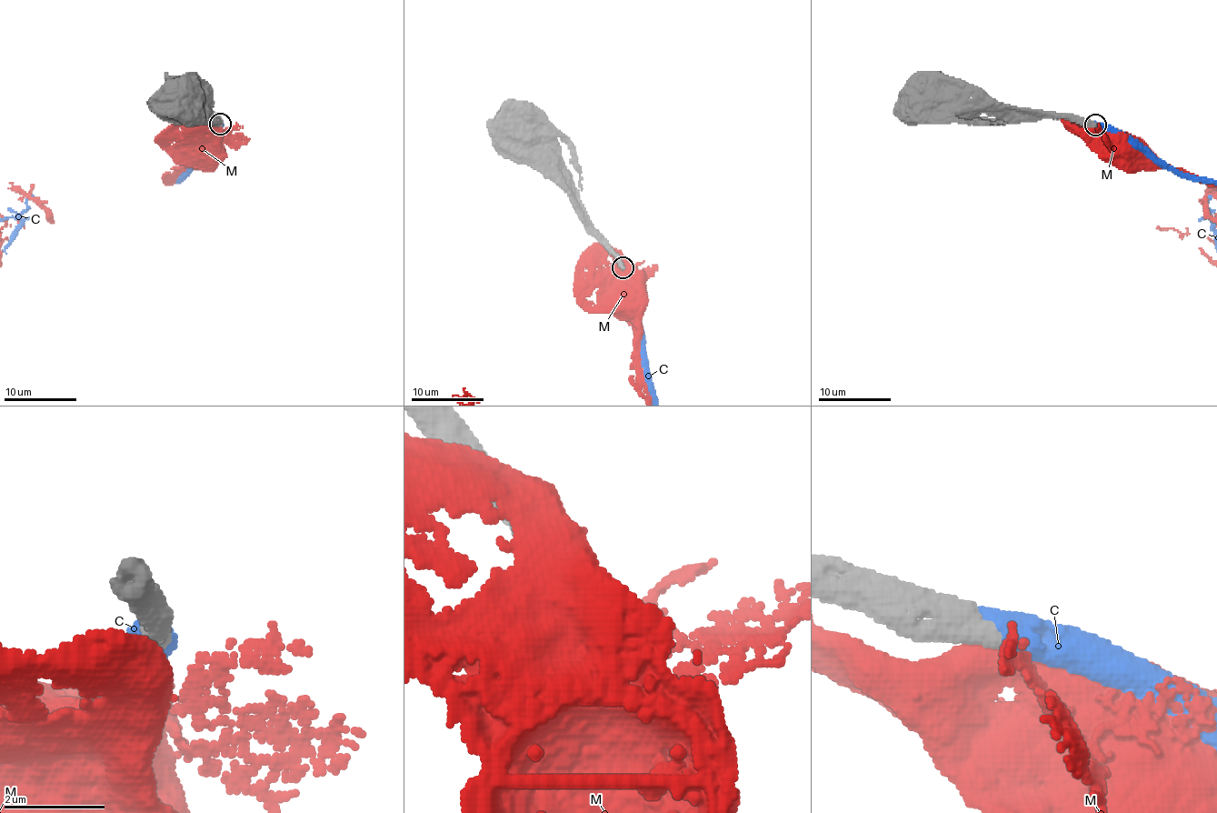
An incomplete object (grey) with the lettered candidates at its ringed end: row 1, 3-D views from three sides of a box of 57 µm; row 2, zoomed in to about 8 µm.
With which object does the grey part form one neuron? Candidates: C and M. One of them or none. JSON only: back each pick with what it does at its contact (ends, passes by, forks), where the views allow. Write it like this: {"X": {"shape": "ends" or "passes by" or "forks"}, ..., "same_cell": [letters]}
{"C": {"shape": "ends"}, "same_cell": ["C"]}

